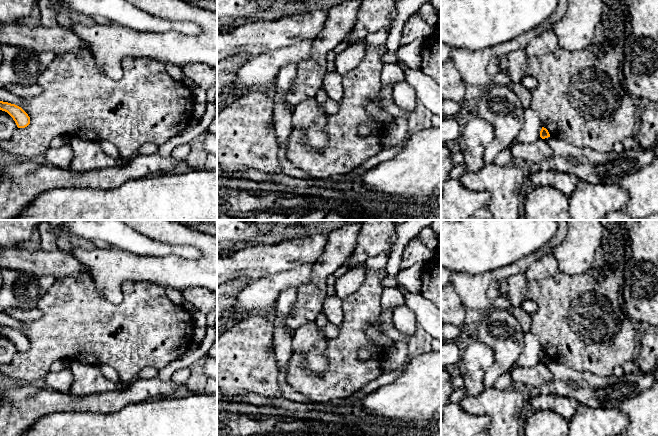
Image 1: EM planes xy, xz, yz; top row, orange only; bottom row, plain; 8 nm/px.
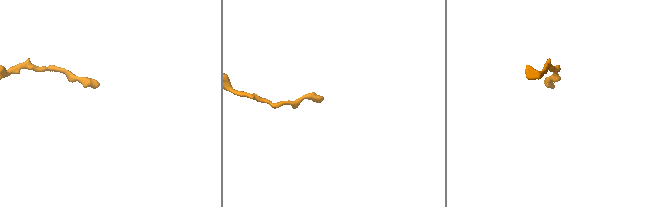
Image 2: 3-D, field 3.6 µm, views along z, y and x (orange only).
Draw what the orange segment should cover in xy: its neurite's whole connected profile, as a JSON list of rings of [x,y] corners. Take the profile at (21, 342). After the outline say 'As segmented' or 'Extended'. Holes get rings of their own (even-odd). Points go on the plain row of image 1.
[[[0,325],[0,334],[7,336],[15,345],[18,352],[25,352],[30,348],[30,341],[19,330]]]. As segmented

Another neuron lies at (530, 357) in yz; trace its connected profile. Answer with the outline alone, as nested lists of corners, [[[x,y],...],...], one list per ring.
[[[528,332],[525,334],[525,346],[523,352],[514,366],[533,367],[539,364],[542,348],[540,342],[534,334]]]

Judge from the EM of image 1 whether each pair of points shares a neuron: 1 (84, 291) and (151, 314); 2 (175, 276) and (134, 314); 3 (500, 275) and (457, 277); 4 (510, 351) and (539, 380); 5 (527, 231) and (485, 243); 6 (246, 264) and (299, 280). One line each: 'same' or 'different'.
1: same
2: different
3: same
4: different
5: same
6: different

